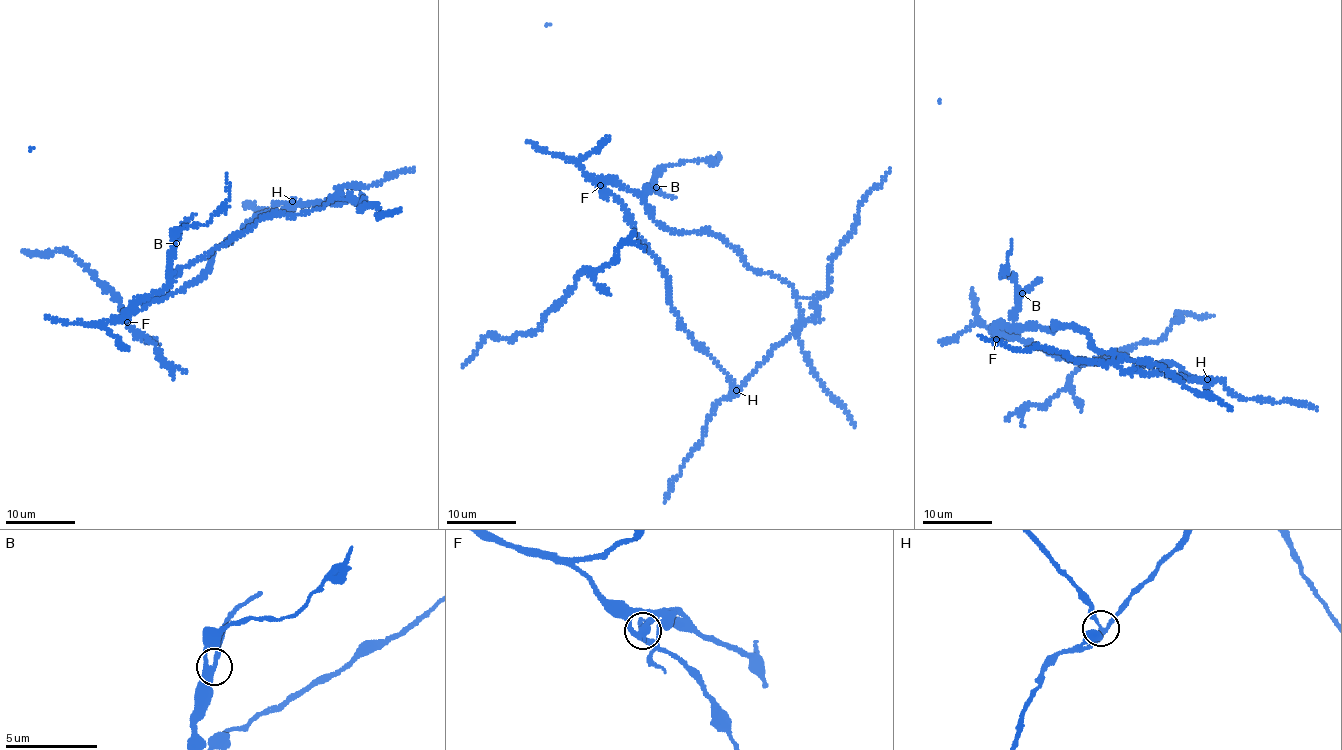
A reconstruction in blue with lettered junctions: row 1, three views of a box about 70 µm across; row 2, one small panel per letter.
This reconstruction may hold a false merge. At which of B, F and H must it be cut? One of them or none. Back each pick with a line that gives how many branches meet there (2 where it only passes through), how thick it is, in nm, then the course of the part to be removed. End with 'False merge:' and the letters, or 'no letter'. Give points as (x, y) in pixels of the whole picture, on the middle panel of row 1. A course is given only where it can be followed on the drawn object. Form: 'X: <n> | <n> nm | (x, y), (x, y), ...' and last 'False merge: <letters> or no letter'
H: 3 | 200 nm | (736, 391), (766, 356), (817, 311), (818, 301), (829, 290), (829, 265), (857, 221), (857, 207), (890, 169)
False merge: H

